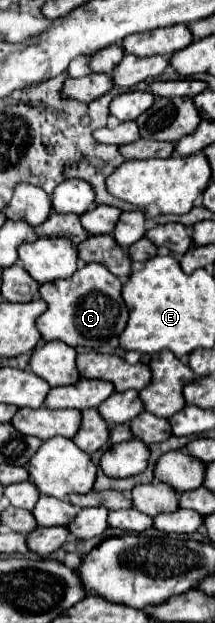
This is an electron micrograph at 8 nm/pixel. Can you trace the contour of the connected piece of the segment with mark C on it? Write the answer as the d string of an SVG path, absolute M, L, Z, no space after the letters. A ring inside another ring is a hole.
M87 263L77 269L69 279L51 281L41 285L41 299L47 301L47 311L37 319L37 329L45 341L59 339L71 347L91 347L97 349L105 345L111 337L123 333L129 311L121 297L121 281L113 273L107 273L103 265Z

